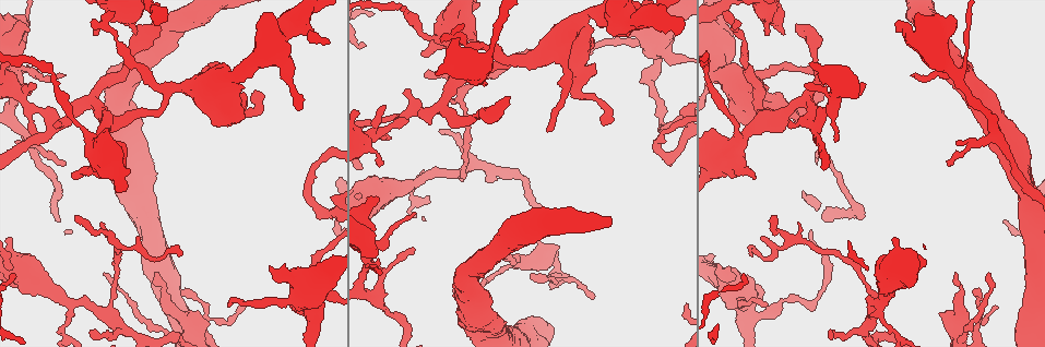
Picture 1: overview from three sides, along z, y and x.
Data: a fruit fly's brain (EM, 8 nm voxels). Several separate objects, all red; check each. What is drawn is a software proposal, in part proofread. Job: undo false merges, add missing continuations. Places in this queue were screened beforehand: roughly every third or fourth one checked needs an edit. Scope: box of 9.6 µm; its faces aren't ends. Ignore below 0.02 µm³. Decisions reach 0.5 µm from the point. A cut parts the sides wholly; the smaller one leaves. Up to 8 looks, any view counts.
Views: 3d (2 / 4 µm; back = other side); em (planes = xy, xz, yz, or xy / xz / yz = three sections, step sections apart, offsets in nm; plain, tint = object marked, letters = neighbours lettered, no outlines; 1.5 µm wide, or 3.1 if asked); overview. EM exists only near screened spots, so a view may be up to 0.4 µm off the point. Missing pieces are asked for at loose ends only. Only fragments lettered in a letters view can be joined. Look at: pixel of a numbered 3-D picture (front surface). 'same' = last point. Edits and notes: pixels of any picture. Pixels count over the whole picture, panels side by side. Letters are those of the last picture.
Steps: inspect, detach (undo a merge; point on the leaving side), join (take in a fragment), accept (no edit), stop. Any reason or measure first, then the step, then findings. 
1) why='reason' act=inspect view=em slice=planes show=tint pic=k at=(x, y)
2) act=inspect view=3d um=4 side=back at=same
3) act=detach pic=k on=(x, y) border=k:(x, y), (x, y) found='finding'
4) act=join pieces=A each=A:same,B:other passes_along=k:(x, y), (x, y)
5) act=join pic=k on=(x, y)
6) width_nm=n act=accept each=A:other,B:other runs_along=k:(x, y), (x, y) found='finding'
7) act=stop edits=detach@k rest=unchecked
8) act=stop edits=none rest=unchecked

why='thin end' act=inspect view=3d um=4 pic=1 at=(737, 20)

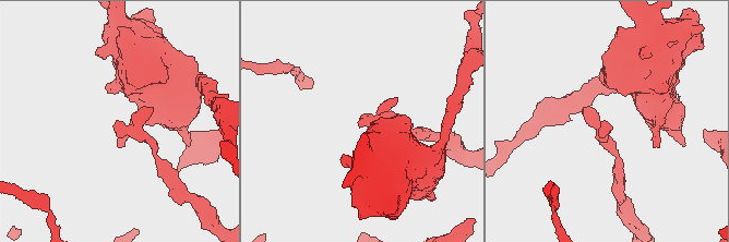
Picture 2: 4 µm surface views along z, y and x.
why='need the tissue' act=inspect view=em slice=planes show=letters pic=2 at=(361, 117)

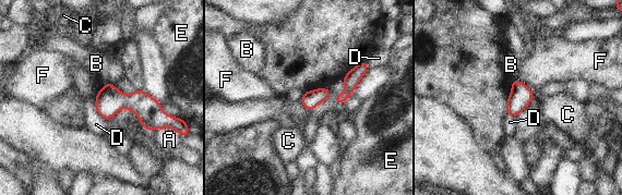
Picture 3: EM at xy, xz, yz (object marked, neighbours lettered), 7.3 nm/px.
width_nm=130 act=accept each=A:other,B:other,C:other,D:other,E:other,F:other border=3:(94, 102), (143, 125) found='none of them fits'

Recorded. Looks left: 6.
why='three-way junction' act=inspect view=3d um=2 pic=1 at=(167, 89)

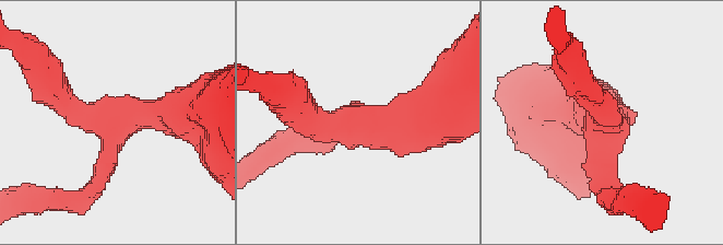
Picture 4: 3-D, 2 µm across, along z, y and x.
why='now the EM' act=inspect view=em slice=planes show=tint pic=4 at=(602, 125)

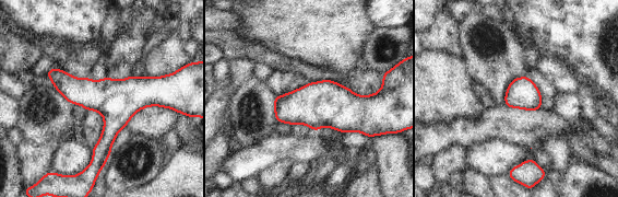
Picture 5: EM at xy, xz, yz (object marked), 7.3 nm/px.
act=inspect view=em slice=planes show=letters at=same

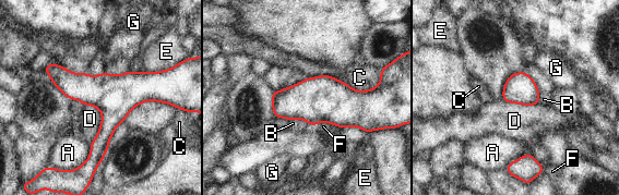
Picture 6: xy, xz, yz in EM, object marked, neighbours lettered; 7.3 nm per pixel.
width_nm=220 act=accept each=A:other,B:other,C:other,D:other,E:other,F:other,G:other found='all the same neuron'

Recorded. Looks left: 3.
why='free end' act=inspect view=em slice=planes show=tint pic=1 at=(242, 87)

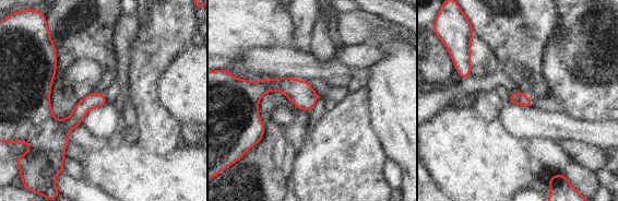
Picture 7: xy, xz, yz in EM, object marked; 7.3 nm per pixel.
act=inspect view=em slice=planes show=letters at=same

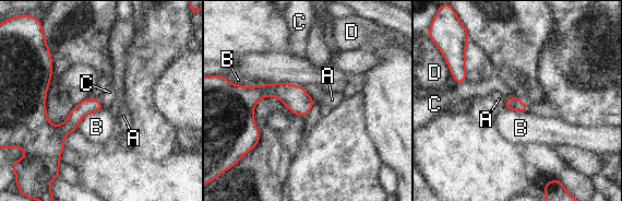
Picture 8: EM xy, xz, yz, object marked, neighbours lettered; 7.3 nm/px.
act=accept each=A:other,B:other,C:other,D:other runs_along=8:(242, 99), (283, 91), (310, 103) found='none of them fits'

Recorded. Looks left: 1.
why='stops while still wide' act=inspect view=em slice=xy step=4 show=letters pic=1 at=(895, 22)

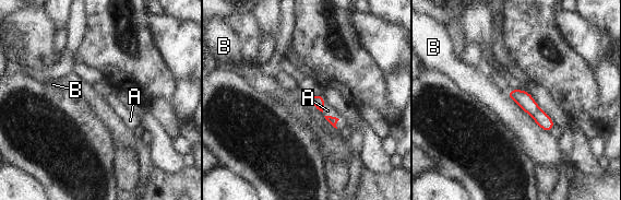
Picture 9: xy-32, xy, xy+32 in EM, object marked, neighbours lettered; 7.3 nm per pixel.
act=join pieces=A each=A:same,B:other passes_along=9:(333, 120), (335, 117), (327, 110) found='the neuron continues'

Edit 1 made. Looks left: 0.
act=stop edits=join@9 rest=unchecked

